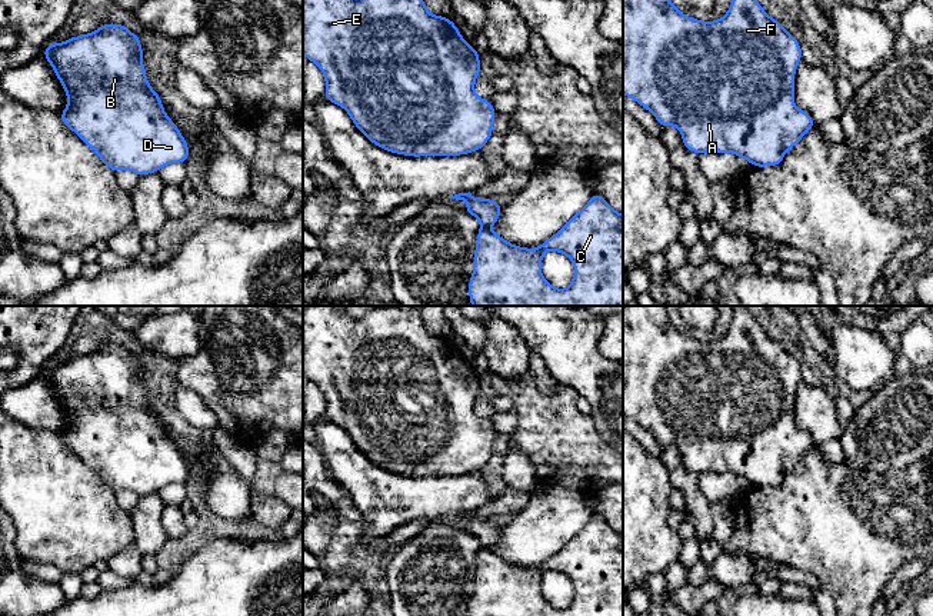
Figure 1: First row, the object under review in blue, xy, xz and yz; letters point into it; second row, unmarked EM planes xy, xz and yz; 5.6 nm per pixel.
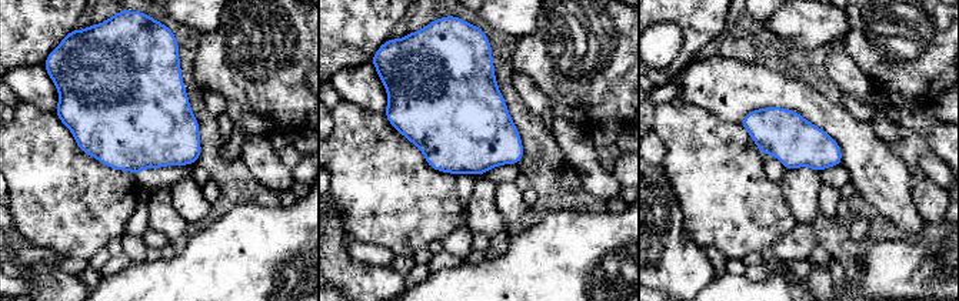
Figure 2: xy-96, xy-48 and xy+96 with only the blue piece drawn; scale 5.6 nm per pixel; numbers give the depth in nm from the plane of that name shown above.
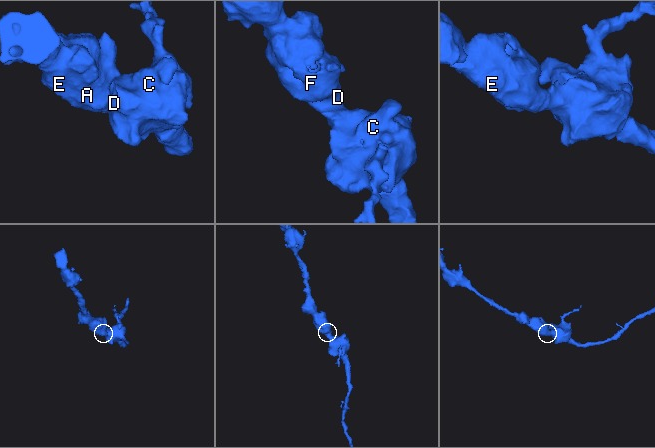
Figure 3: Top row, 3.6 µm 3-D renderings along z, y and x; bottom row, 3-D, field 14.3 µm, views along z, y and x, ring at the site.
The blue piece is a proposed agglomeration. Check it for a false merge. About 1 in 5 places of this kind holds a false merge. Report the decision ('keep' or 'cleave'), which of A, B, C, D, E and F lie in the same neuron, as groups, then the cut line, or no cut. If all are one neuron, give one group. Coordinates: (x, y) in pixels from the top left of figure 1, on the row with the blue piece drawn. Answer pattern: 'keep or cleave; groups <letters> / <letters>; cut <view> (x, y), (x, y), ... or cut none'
keep; groups A B C D E F; cut none

